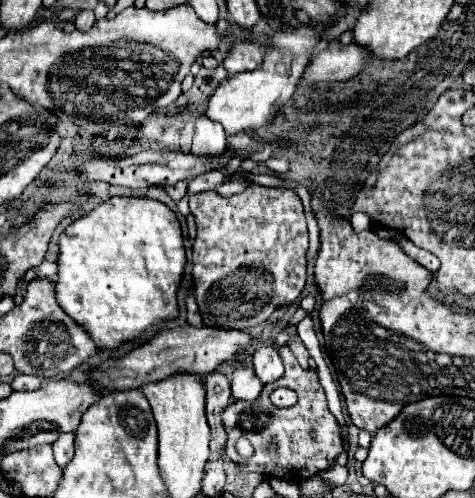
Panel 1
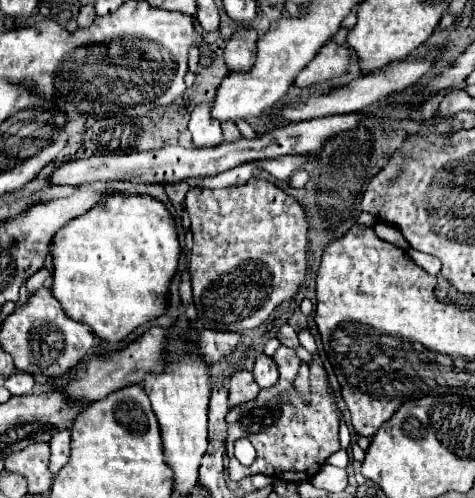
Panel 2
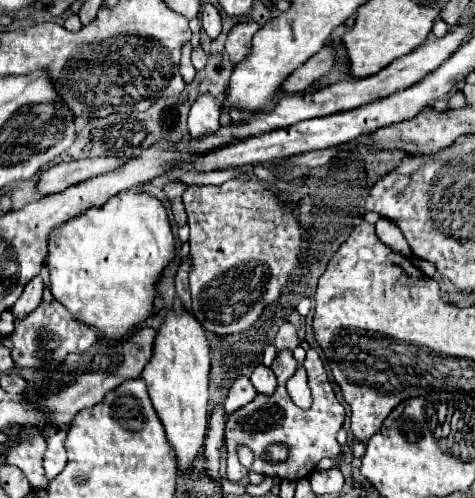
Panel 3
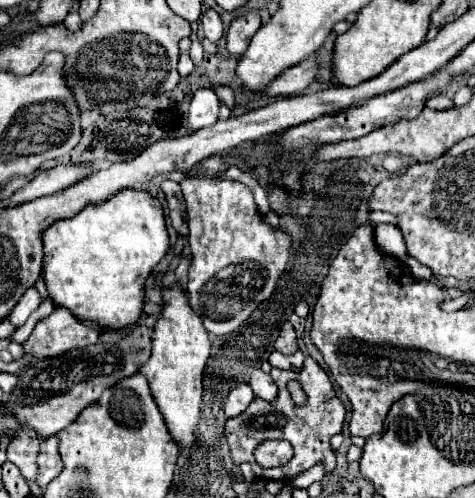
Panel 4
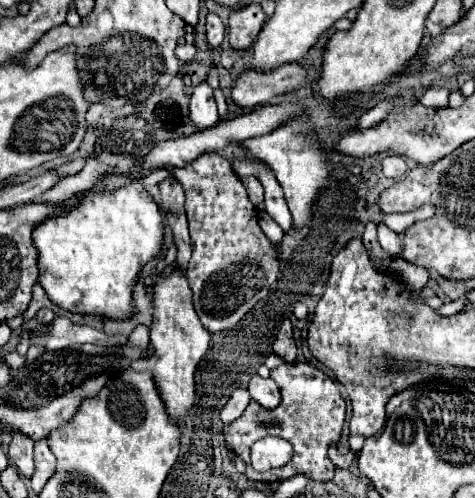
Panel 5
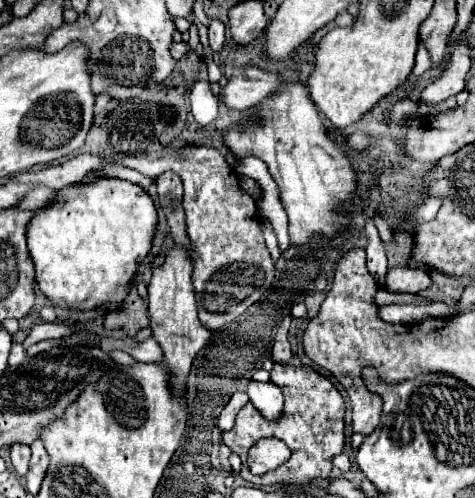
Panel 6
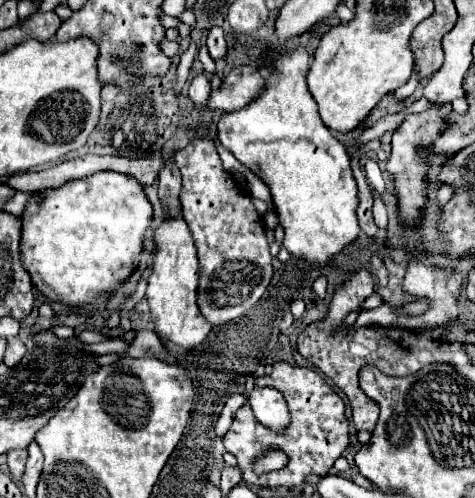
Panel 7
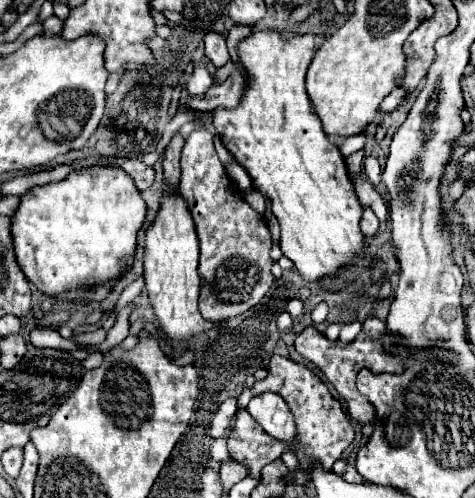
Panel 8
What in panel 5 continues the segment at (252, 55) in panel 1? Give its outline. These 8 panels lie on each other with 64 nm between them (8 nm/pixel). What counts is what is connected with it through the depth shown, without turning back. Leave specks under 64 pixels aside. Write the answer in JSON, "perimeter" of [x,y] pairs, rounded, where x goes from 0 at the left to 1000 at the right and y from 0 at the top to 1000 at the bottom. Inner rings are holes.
{"perimeter":[[[522,8],[505,20],[493,20],[484,28],[484,56],[480,56],[484,92],[493,100],[522,96],[547,68],[556,44],[560,44],[560,28],[547,8]]]}

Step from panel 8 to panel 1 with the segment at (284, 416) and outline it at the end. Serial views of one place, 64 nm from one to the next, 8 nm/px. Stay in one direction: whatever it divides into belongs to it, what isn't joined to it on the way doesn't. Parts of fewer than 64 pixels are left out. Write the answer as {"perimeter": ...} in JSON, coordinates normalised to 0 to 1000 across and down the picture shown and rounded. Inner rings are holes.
{"perimeter":[[[547,695],[535,707],[531,727],[535,727],[535,747],[539,747],[539,755],[547,759],[552,771],[585,763],[594,755],[594,747],[598,747],[594,723],[589,723],[585,703],[577,695]]]}

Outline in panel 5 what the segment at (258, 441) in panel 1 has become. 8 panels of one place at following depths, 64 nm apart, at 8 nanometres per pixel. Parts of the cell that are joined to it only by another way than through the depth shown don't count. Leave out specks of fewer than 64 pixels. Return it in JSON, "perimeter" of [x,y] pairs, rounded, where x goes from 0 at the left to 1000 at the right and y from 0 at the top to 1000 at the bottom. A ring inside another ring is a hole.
{"perimeter":[[[636,727],[636,731],[594,731],[568,747],[594,787],[589,819],[573,827],[556,827],[539,807],[526,807],[522,819],[509,827],[501,843],[472,855],[472,880],[480,896],[518,928],[518,960],[539,968],[589,968],[615,960],[619,952],[644,952],[653,964],[699,964],[703,932],[691,920],[691,900],[699,888],[712,888],[720,876],[724,855],[724,827],[728,811],[712,783],[712,775],[669,739]],[[556,876],[589,876],[619,896],[615,924],[581,944],[568,948],[539,948],[526,936],[526,896],[531,888]]]}

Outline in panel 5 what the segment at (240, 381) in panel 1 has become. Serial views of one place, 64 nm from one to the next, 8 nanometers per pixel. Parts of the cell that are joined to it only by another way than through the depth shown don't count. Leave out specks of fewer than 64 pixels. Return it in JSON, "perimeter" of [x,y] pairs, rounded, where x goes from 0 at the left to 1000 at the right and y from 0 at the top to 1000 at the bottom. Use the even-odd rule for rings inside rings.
{"perimeter":[[[514,779],[493,783],[488,799],[480,803],[480,811],[476,811],[476,815],[467,819],[467,827],[463,827],[463,843],[467,843],[472,851],[493,847],[497,839],[505,839],[505,831],[509,831],[509,827],[514,827],[514,819],[522,815],[522,807],[526,807],[522,783],[514,783]]]}

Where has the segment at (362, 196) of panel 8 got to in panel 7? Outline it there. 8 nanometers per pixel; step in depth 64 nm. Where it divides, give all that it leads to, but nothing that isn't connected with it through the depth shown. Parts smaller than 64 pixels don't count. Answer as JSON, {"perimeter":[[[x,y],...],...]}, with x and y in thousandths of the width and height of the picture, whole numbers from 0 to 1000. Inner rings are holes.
{"perimeter":[[[787,390],[787,442],[792,442],[792,454],[813,462],[817,454],[817,438],[813,438],[813,414],[804,406],[804,398],[796,398],[796,390]]]}

